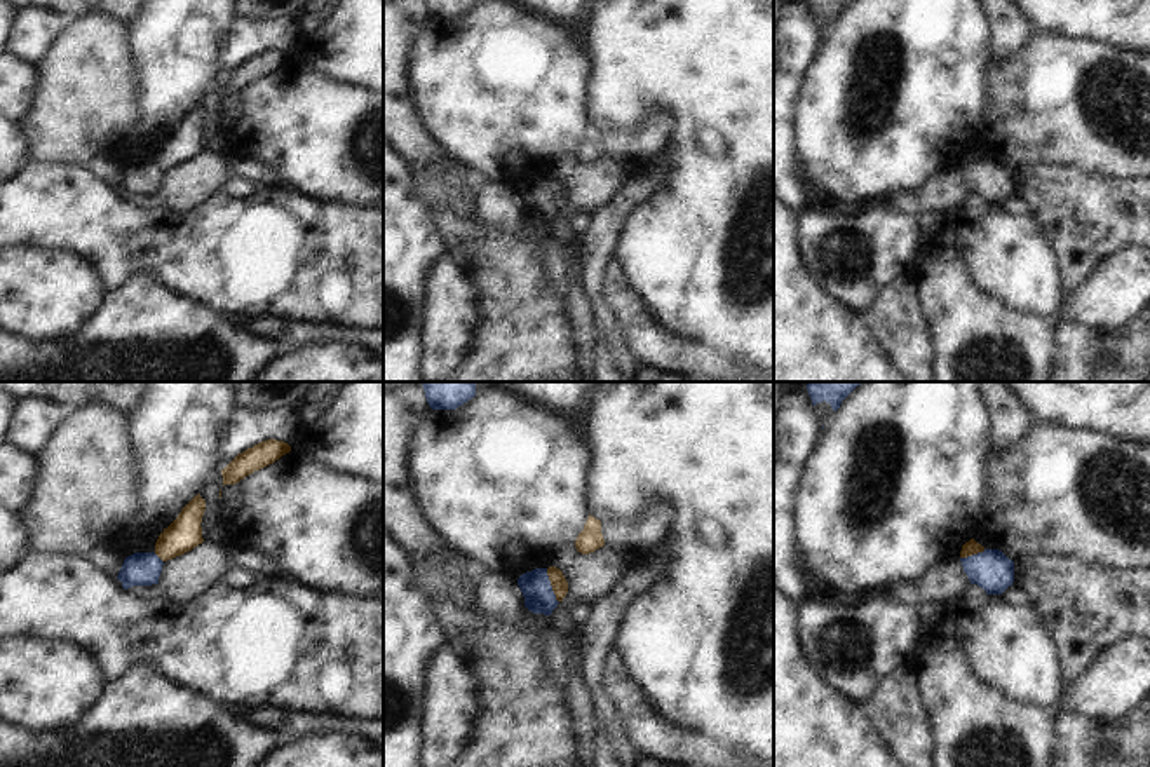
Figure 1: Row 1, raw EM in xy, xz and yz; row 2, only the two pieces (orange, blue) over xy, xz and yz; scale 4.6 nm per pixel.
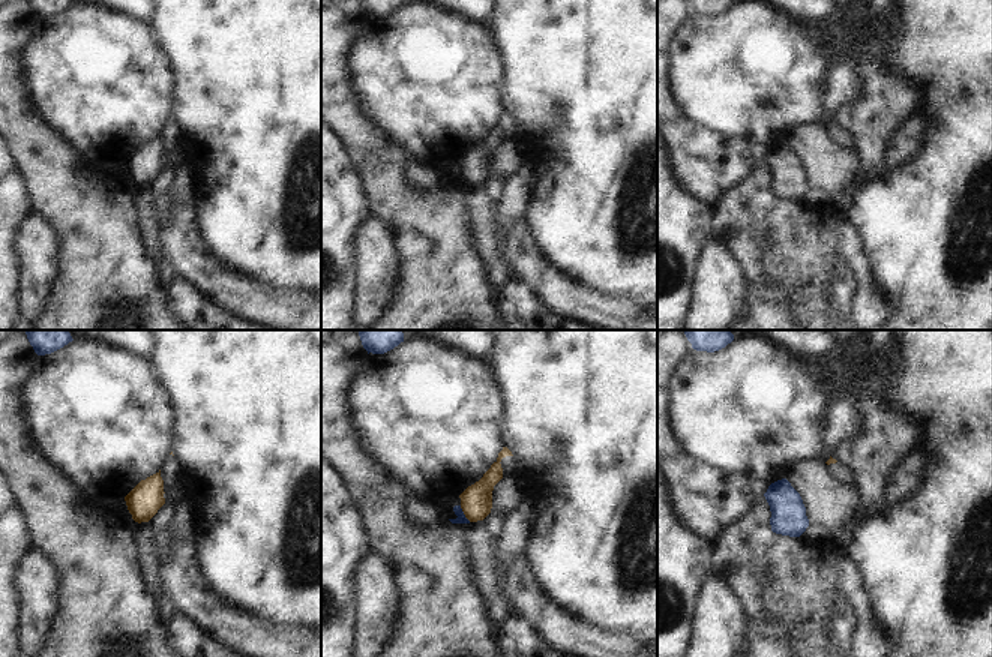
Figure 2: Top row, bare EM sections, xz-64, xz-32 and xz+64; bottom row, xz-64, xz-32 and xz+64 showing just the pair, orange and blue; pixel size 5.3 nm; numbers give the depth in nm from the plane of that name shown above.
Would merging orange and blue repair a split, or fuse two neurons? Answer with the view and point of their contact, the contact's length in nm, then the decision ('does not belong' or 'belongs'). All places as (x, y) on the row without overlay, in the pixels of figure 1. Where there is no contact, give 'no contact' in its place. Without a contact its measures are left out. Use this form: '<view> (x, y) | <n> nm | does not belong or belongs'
xz (551, 194) | 170 nm | does not belong

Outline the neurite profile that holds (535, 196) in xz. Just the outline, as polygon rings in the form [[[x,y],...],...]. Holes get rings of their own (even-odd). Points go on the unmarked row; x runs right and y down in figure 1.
[[[535,178],[519,185],[518,195],[524,206],[524,216],[533,223],[551,225],[558,216],[547,178]]]

